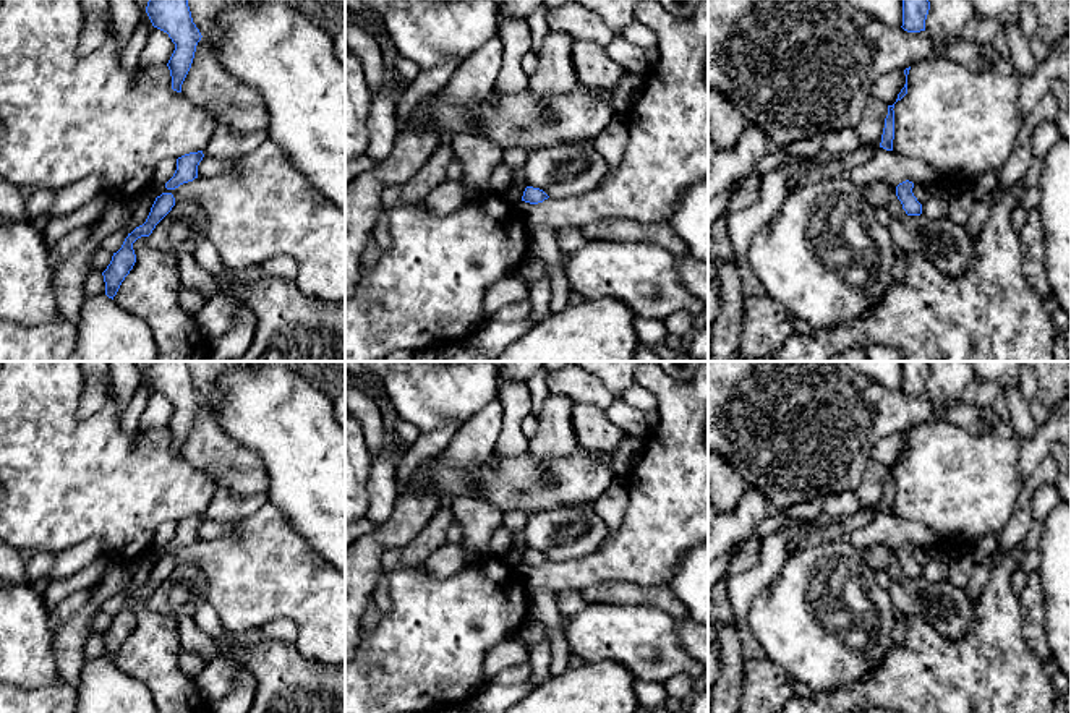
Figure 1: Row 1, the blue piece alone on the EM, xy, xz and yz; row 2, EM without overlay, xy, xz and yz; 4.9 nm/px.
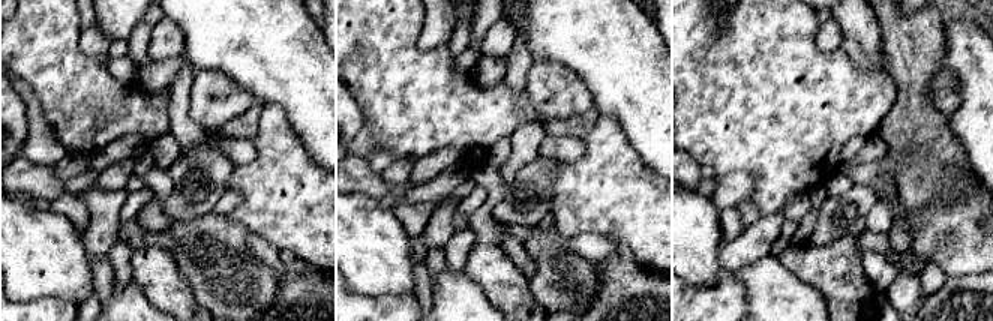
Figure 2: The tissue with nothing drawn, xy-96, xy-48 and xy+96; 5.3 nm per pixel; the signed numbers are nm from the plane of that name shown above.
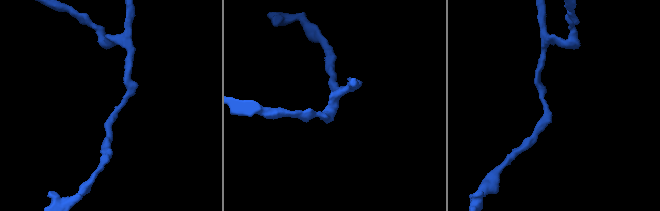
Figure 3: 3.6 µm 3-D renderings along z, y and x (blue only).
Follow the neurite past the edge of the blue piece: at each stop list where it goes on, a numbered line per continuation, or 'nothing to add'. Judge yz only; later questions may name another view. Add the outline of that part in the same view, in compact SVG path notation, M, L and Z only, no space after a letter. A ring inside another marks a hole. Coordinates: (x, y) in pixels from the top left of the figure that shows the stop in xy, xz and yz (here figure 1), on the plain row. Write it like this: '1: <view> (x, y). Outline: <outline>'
nothing to add

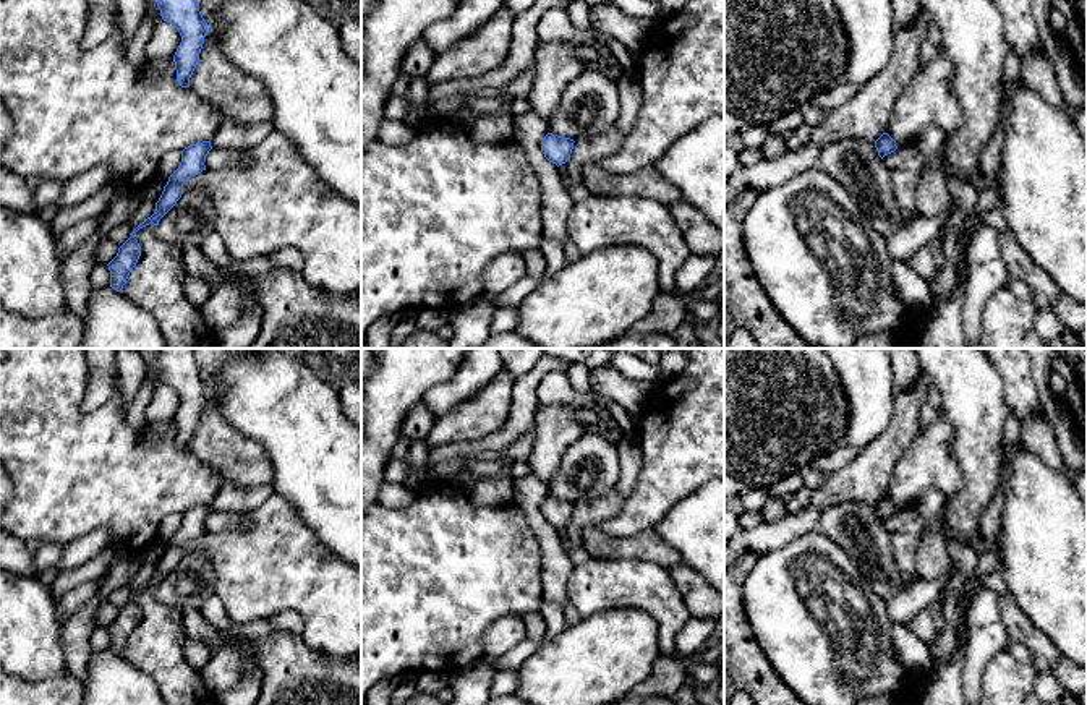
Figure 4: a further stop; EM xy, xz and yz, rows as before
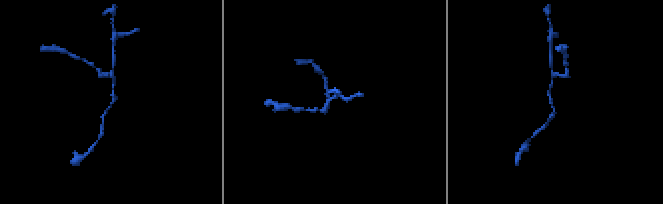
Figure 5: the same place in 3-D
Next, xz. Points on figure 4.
nothing to add

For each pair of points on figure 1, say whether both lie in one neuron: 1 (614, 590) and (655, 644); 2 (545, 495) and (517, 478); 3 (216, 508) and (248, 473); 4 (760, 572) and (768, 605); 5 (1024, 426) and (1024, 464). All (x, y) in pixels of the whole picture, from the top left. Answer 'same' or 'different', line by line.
1: different
2: same
3: different
4: different
5: different

